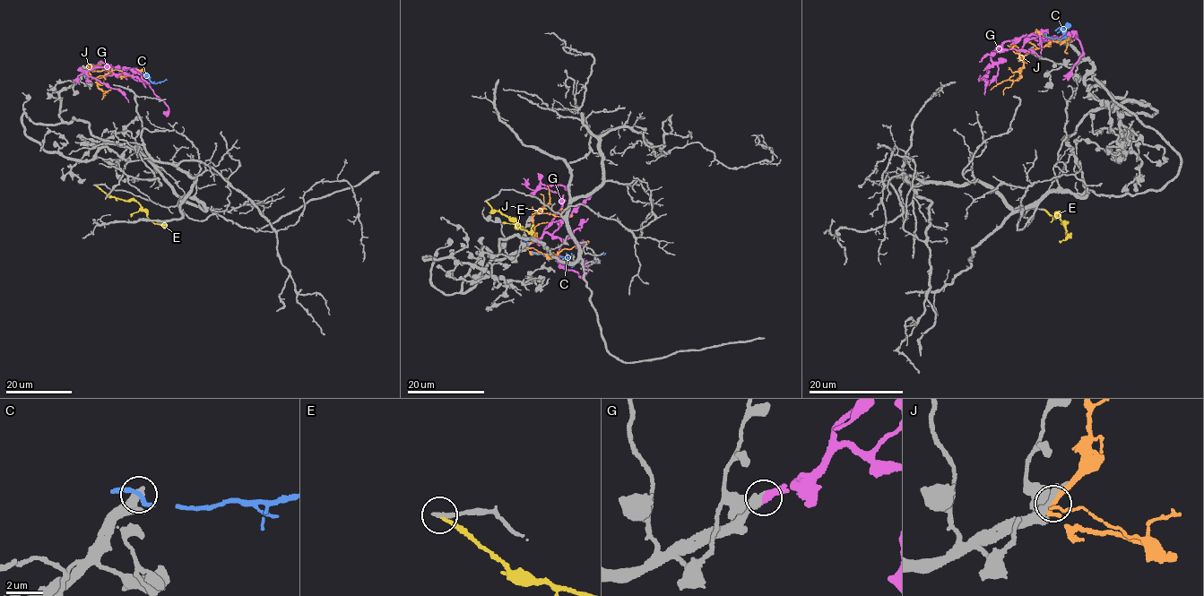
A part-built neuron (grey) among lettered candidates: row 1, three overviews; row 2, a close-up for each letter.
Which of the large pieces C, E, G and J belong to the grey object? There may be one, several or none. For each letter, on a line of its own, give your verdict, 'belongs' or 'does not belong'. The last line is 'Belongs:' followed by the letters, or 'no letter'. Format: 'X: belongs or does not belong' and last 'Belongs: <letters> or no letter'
C: does not belong
E: does not belong
G: belongs
J: does not belong
Belongs: G

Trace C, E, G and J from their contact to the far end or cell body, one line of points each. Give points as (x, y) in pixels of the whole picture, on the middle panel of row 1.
C: (528, 243), (534, 253), (559, 254), (568, 263), (584, 263), (606, 253)
E: (486, 201), (492, 210), (510, 216), (523, 229), (531, 231), (532, 224)
G: (530, 243), (540, 239), (562, 204), (559, 194), (540, 185), (569, 186)
J: (526, 247), (534, 231), (532, 220), (534, 213), (550, 202), (547, 185)

